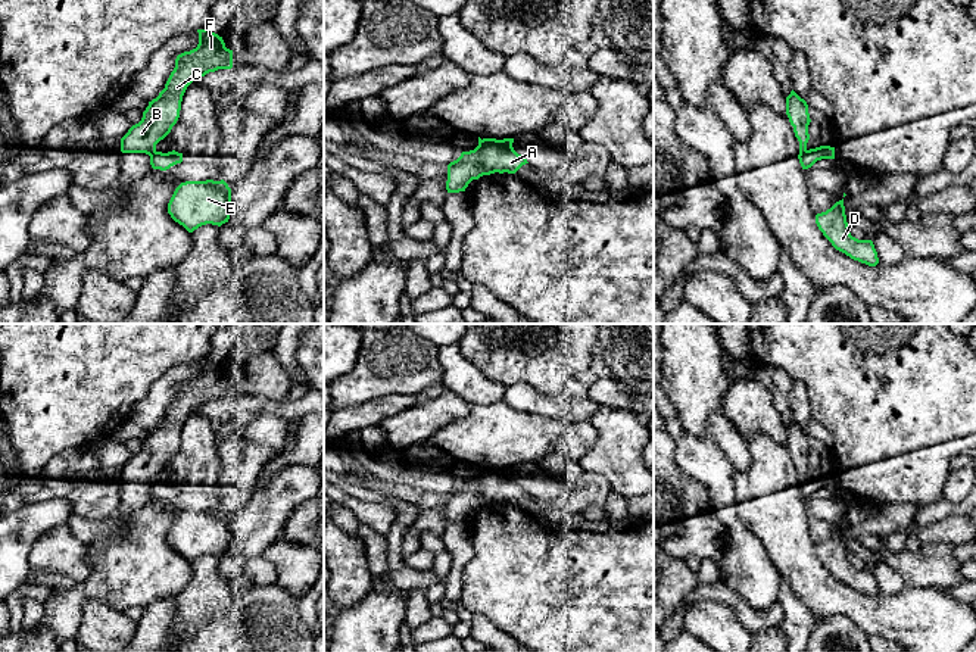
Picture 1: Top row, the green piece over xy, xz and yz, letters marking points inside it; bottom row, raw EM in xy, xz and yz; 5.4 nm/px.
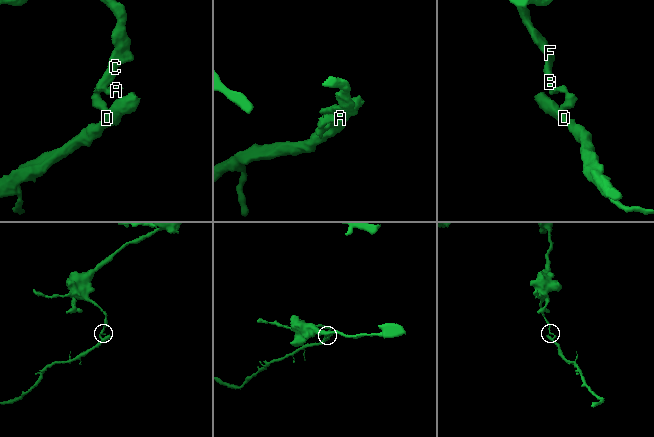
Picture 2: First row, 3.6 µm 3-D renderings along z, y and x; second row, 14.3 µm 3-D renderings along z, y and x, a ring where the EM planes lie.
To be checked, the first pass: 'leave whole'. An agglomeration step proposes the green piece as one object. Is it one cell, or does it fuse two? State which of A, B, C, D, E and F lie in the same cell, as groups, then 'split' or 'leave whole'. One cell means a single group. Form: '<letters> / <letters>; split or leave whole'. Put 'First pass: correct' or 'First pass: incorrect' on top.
First pass: incorrect
A D E / B C F; split

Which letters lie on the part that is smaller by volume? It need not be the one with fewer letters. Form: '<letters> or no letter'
A, D, E

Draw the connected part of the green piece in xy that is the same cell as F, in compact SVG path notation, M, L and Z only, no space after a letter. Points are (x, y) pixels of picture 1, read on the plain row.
M209 358L197 362L197 377L177 386L165 418L149 431L141 450L121 468L122 483L155 483L156 474L171 462L180 447L187 417L209 402L233 397L233 380L225 377L222 366Z

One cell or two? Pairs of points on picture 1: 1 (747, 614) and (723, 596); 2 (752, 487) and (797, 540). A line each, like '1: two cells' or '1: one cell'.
1: one cell
2: one cell

